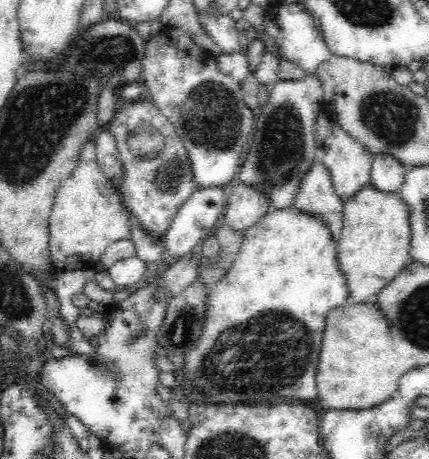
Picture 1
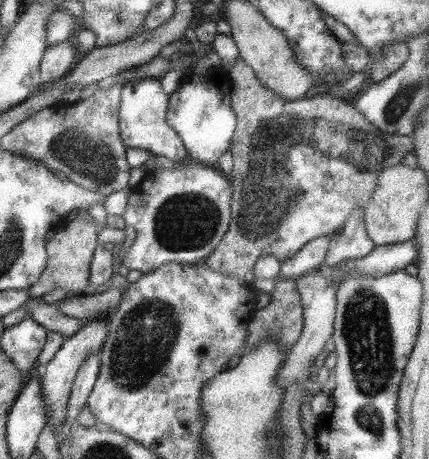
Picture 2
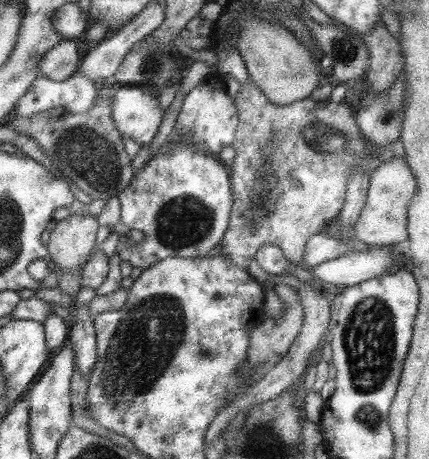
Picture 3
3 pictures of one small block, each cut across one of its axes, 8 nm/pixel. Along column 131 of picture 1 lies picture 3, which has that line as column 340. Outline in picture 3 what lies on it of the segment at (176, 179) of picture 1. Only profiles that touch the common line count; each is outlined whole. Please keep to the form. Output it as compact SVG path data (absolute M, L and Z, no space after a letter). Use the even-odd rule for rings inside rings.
M247 82L239 88L235 108L239 116L231 144L235 160L227 166L233 208L217 252L245 270L261 246L273 244L281 248L289 264L303 268L307 240L313 234L325 232L341 214L345 184L355 168L361 166L371 174L381 162L393 156L387 148L375 154L365 148L353 114L343 104L317 104L307 98L289 106L273 106Z

